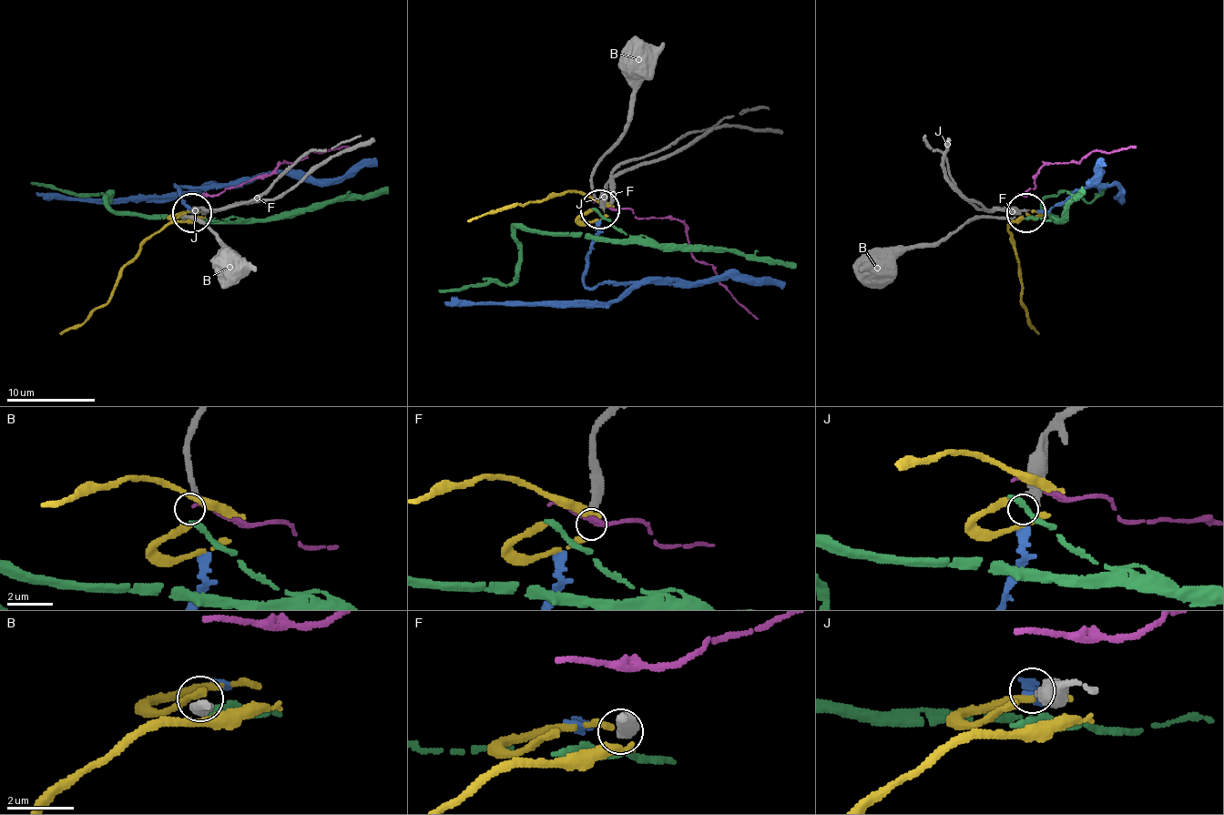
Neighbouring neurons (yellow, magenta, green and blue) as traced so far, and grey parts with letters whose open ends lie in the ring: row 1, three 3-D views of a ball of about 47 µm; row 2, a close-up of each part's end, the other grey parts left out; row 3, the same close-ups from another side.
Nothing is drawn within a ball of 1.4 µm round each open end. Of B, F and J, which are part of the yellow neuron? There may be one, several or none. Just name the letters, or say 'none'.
B

